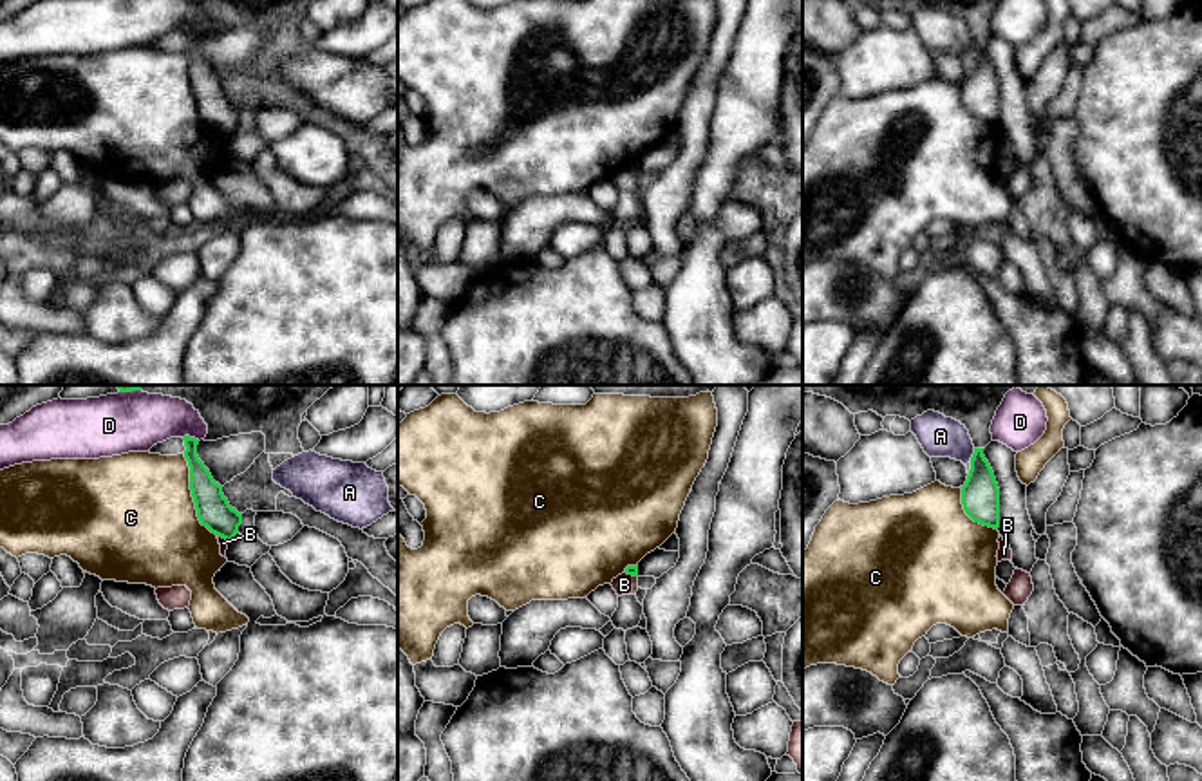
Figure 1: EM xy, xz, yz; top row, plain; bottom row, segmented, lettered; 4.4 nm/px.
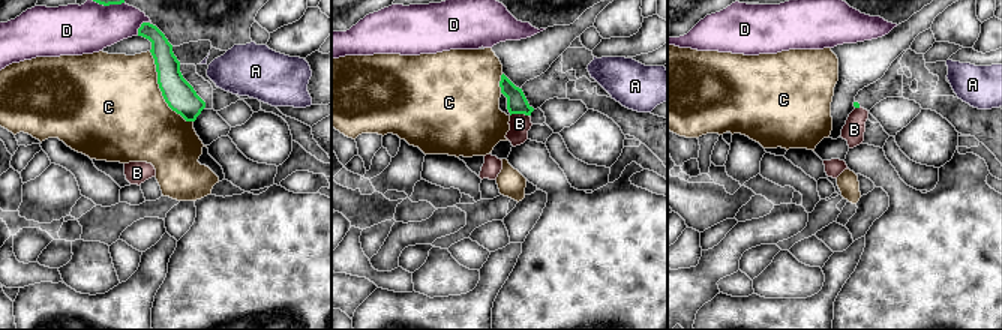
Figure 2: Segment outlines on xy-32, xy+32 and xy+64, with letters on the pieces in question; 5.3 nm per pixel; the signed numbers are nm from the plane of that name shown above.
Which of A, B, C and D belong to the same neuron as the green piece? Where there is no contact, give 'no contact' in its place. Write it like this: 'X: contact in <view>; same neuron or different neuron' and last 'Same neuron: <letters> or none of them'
A: contact in yz; different neuron
B: contact in xy; different neuron
C: contact in xy; different neuron
D: contact in xy; different neuron
Same neuron: none of them

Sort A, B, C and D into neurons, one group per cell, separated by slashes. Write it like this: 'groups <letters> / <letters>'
groups A / B / C / D

